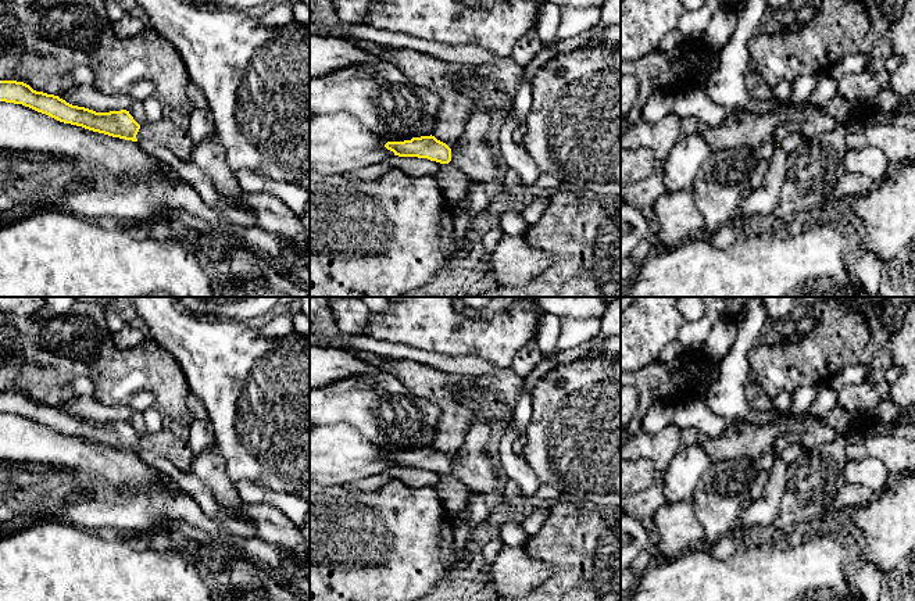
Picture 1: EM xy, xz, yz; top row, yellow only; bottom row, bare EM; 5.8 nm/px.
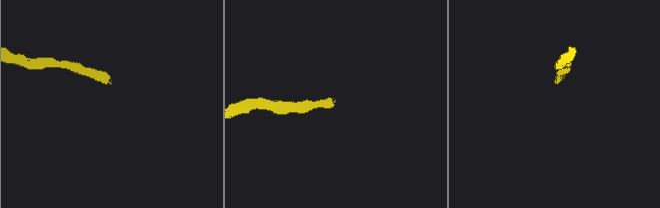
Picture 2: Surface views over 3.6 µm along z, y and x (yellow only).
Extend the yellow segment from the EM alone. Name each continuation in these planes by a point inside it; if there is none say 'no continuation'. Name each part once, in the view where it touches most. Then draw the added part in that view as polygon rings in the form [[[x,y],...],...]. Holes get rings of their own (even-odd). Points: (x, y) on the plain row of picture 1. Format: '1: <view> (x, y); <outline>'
1: xy (165, 443); [[[169,429],[158,433],[144,433],[136,446],[136,450],[149,450],[171,461],[179,471],[189,472],[193,461],[193,451],[189,440],[178,436]]]

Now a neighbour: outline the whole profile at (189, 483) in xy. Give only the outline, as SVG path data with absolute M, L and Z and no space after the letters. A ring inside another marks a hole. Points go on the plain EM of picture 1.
M139 450L136 454L149 466L158 471L162 476L167 476L178 489L190 494L199 502L204 514L224 526L228 536L237 539L258 537L251 523L224 515L219 511L214 494L200 479L179 471L171 461L154 454L153 451Z

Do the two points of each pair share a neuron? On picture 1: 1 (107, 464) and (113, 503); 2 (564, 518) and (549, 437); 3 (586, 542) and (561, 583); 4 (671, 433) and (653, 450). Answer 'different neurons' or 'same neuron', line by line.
1: different neurons
2: different neurons
3: same neuron
4: same neuron

